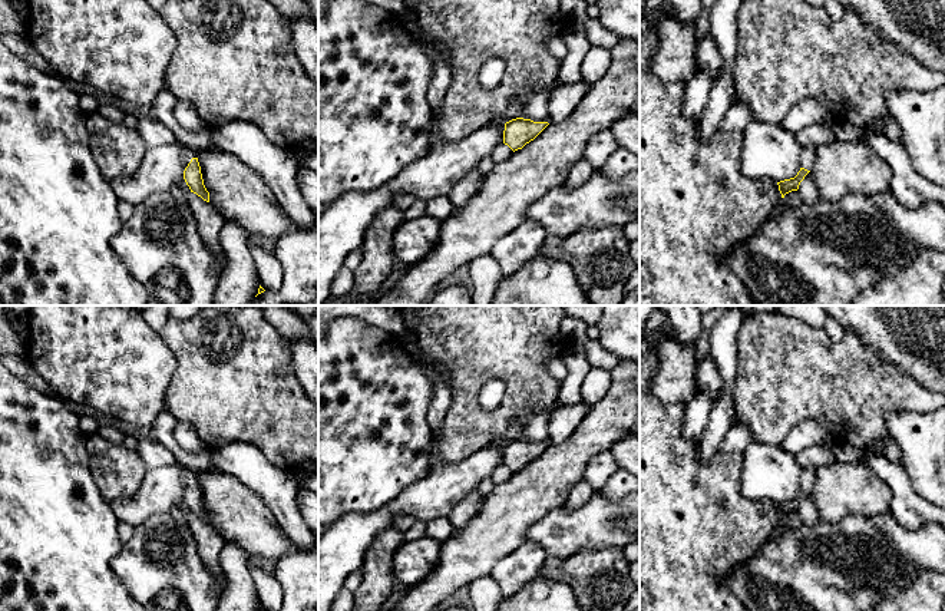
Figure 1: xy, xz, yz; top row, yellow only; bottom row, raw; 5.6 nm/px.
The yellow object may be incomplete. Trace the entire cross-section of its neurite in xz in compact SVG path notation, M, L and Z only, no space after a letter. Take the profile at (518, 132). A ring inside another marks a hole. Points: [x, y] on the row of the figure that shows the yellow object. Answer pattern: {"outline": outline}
{"outline": "M516 118L505 123L503 143L513 152L533 141L549 123Z"}

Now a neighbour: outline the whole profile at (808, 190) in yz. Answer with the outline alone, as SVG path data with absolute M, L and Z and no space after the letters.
M812 171L800 182L797 191L802 195L802 202L812 204L816 198L819 198Z

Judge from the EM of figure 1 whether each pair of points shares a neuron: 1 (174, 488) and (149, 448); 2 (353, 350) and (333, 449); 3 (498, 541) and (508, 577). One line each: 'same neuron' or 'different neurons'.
1: different neurons
2: same neuron
3: different neurons

